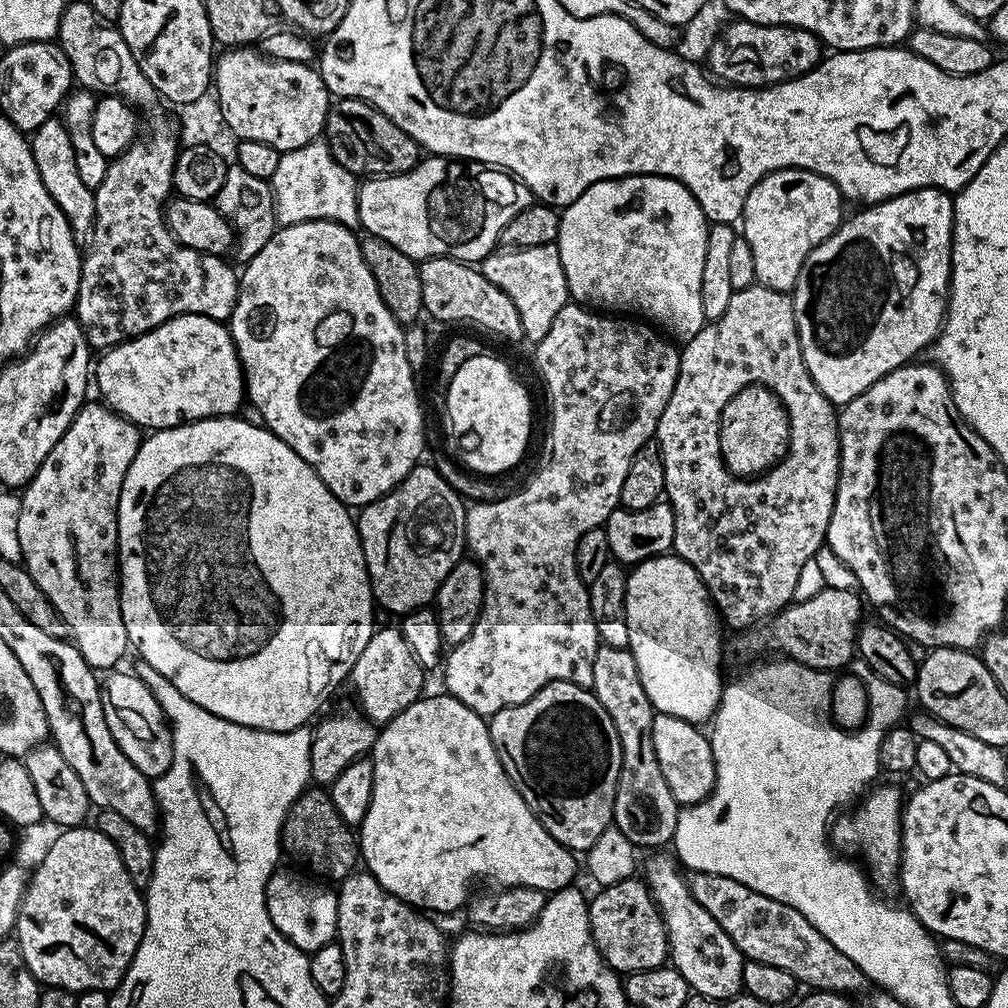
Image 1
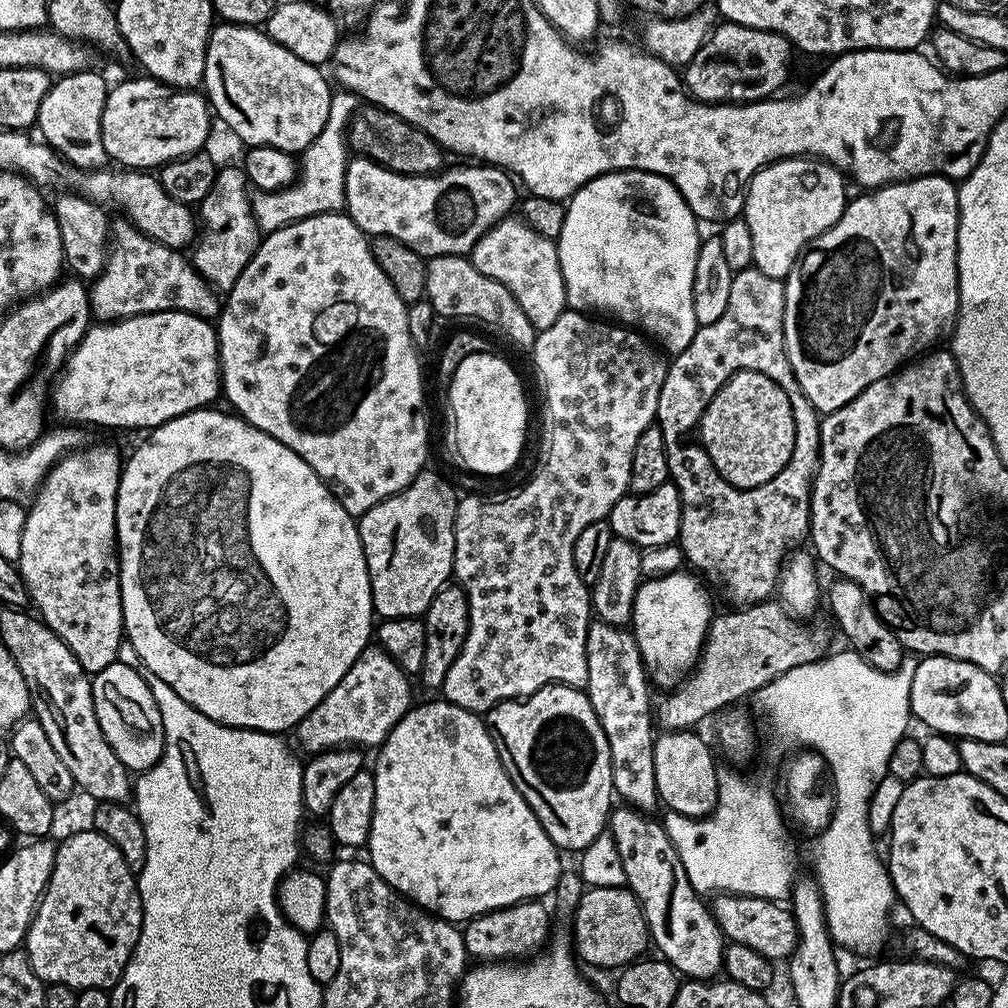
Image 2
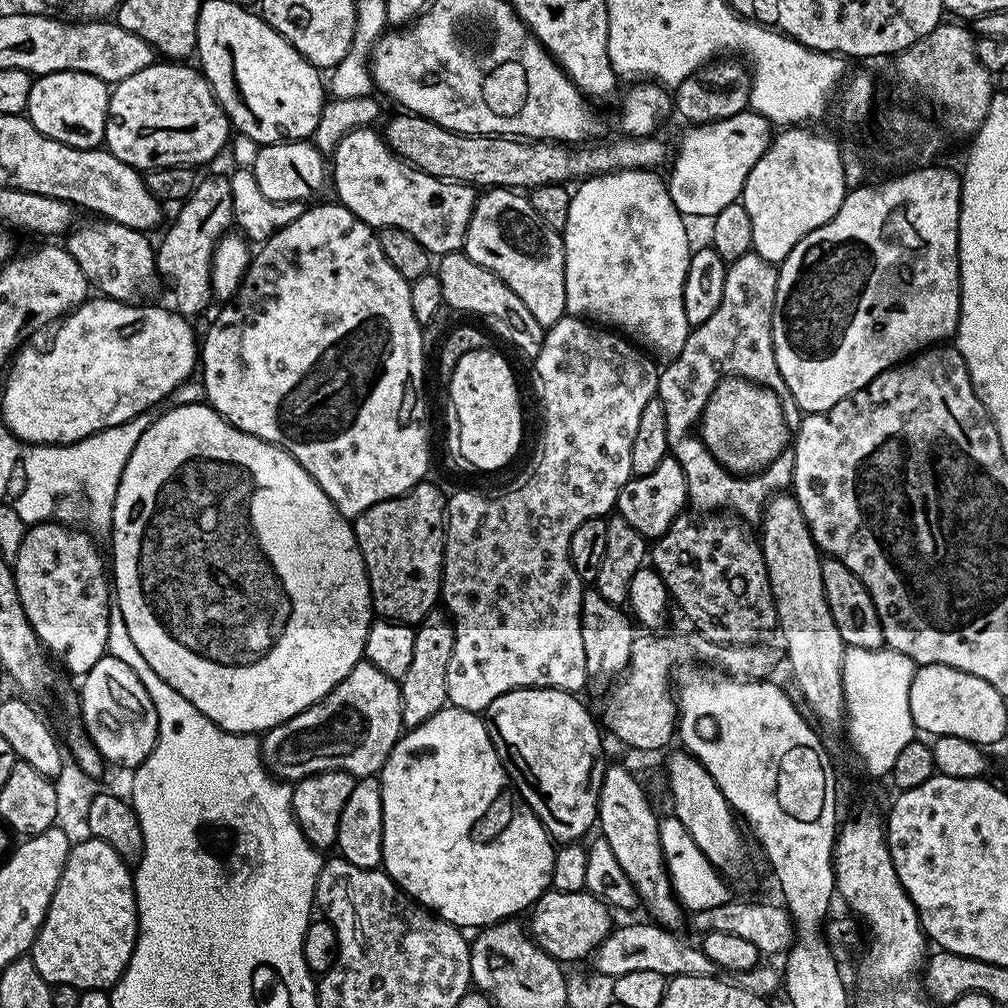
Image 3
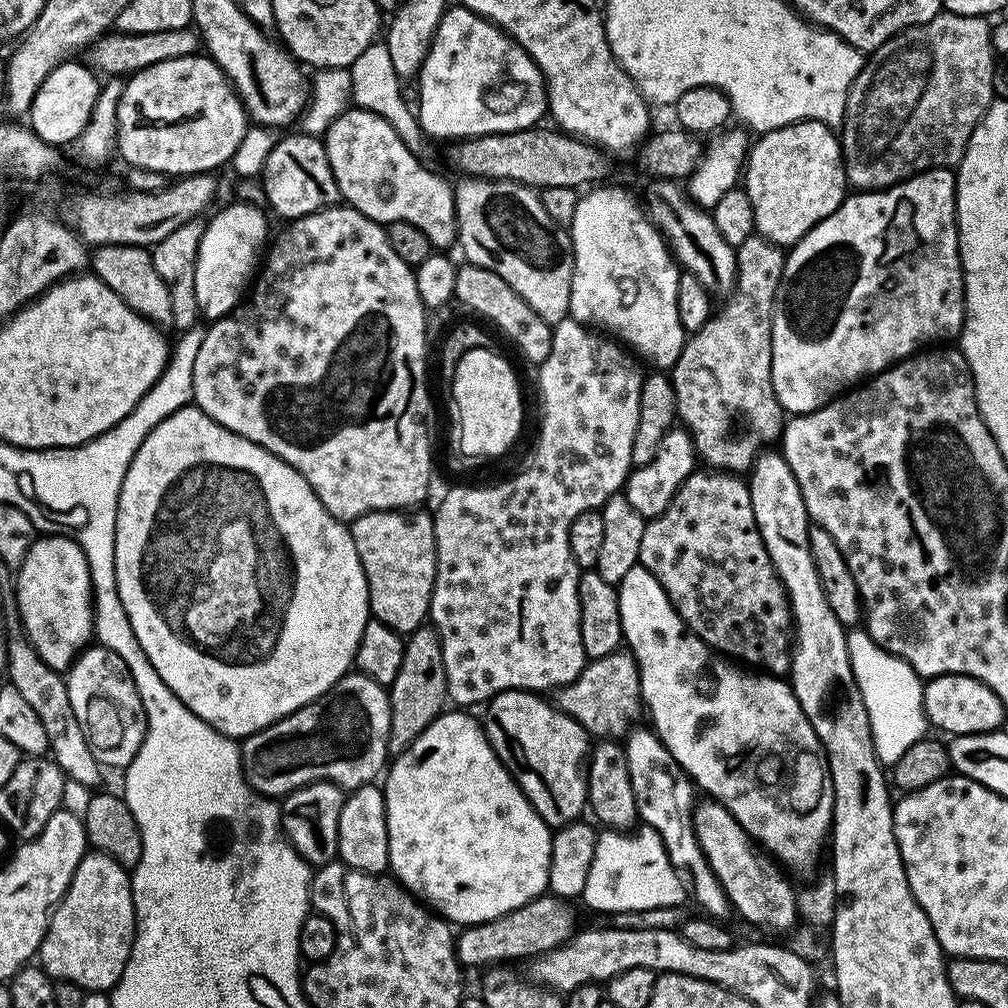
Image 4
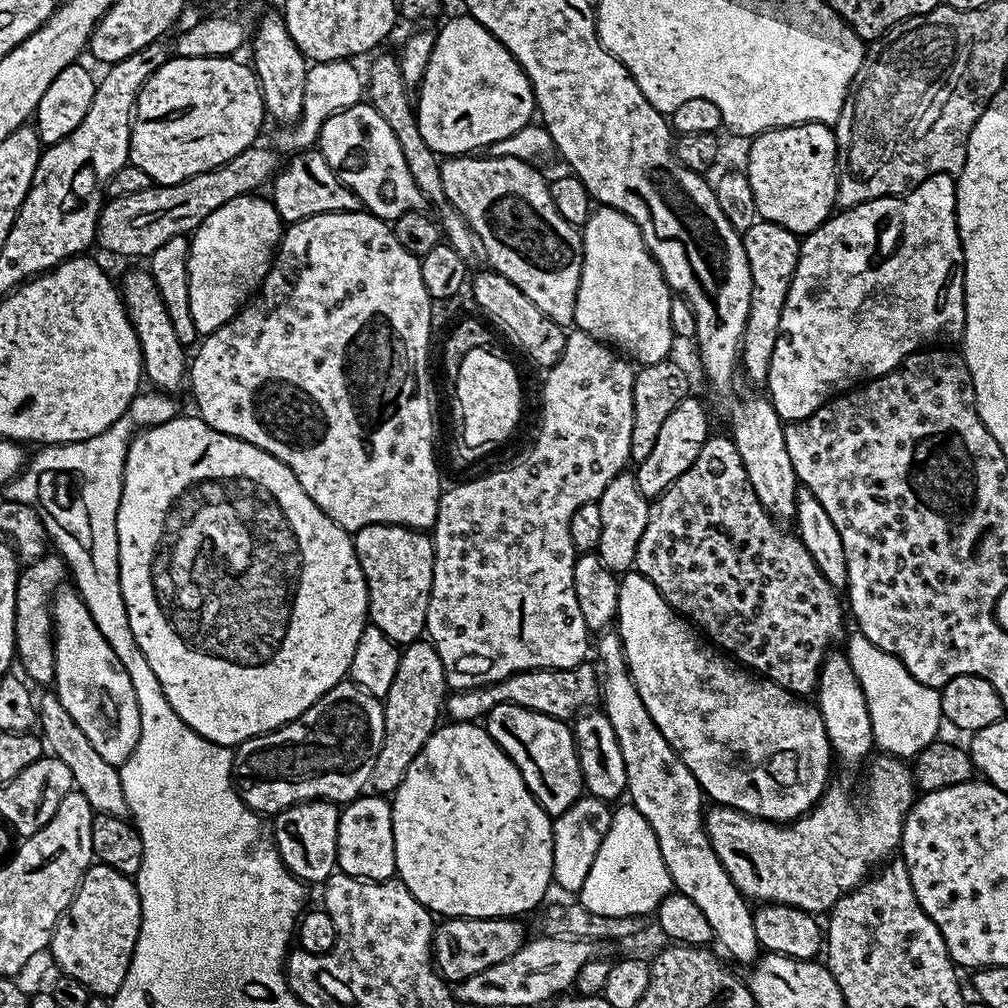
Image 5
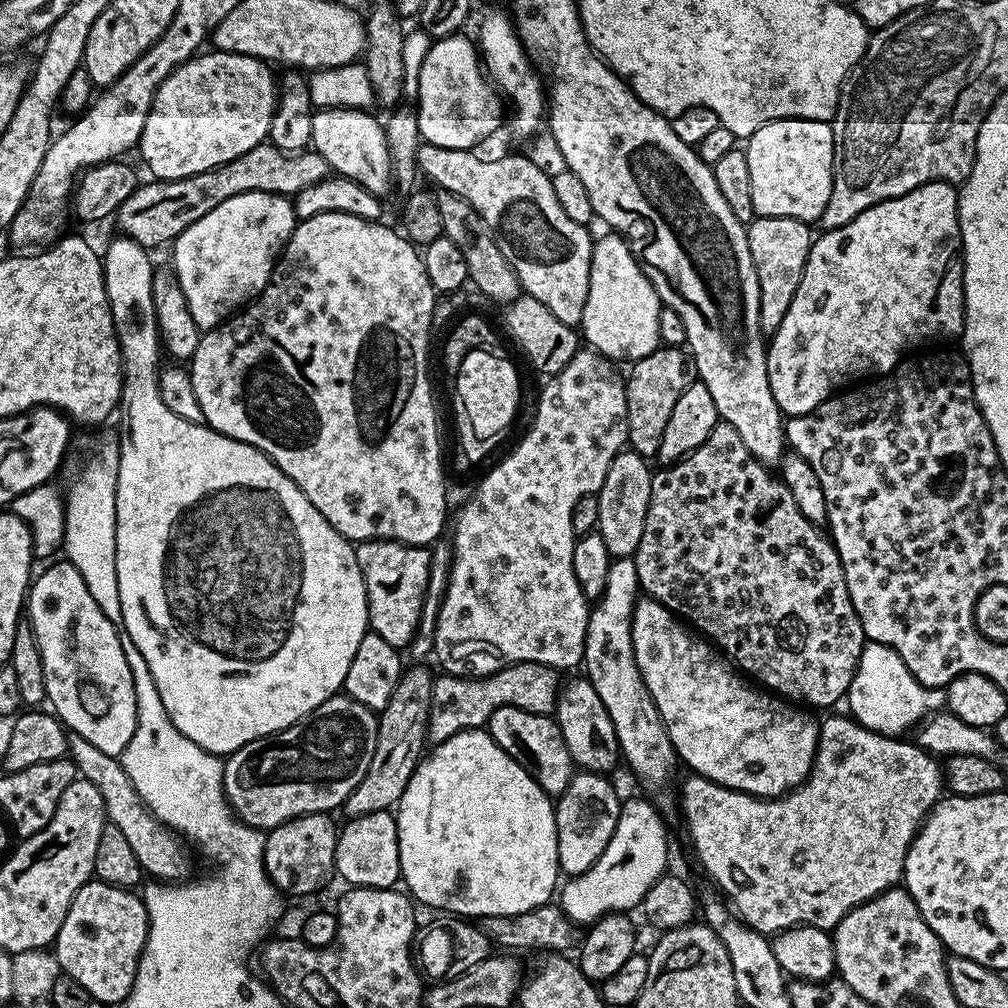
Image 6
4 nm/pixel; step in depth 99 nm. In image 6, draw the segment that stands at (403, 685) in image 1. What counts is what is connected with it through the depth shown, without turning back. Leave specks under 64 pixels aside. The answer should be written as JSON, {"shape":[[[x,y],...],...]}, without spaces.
{"shape":[[[347,694],[332,696],[286,730],[243,744],[227,757],[224,760],[224,796],[243,824],[261,830],[271,830],[288,820],[315,812],[331,813],[331,808],[339,809],[343,805],[354,786],[362,782],[366,770],[370,770],[377,734],[377,713],[362,706],[362,702],[351,700]]]}

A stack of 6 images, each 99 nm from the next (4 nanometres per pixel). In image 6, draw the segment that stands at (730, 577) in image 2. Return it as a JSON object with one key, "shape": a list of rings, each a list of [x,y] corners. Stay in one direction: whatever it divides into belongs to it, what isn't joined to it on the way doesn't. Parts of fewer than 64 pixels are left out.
{"shape":[[[756,216],[747,225],[750,258],[758,274],[760,329],[764,331],[765,337],[771,338],[778,326],[782,326],[782,318],[786,318],[786,310],[790,310],[794,294],[798,294],[798,282],[802,282],[802,274],[814,239],[814,232],[808,228],[811,227],[803,220],[781,216]]]}

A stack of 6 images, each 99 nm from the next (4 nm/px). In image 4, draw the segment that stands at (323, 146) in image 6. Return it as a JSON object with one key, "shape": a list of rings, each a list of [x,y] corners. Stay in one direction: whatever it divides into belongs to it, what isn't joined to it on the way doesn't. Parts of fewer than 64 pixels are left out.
{"shape":[[[352,106],[333,121],[322,139],[340,195],[351,207],[384,226],[394,222],[418,226],[430,238],[433,249],[448,250],[457,243],[453,185],[423,168],[421,157],[404,145],[390,122],[365,108]]]}

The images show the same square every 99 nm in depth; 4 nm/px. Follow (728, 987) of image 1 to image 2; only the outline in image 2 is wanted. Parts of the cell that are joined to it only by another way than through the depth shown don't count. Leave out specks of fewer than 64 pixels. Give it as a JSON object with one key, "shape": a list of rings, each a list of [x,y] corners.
{"shape":[[[631,806],[613,807],[610,817],[610,831],[614,842],[618,846],[618,858],[622,858],[622,870],[626,886],[636,895],[640,909],[644,911],[644,921],[648,923],[648,934],[654,948],[659,955],[667,960],[681,977],[690,980],[711,981],[721,975],[724,966],[724,946],[726,937],[716,924],[711,907],[703,904],[701,897],[690,886],[690,878],[682,866],[682,858],[678,858],[678,850],[668,837],[667,827],[656,820],[651,820],[651,815],[637,810]]]}

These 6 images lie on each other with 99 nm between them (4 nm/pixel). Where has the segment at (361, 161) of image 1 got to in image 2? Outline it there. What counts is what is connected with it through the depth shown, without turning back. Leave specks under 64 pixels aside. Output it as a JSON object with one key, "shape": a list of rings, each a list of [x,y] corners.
{"shape":[[[360,106],[356,109],[352,119],[348,121],[347,143],[353,153],[364,156],[392,172],[401,172],[404,176],[431,176],[439,173],[446,164],[445,149],[441,148],[434,138],[427,136],[421,128],[415,128],[410,122],[398,118],[394,113],[375,106]]]}

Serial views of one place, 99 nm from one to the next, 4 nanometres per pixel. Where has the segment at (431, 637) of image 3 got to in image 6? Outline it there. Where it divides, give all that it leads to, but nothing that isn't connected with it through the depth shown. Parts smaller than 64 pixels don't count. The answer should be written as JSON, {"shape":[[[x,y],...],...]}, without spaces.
{"shape":[[[428,666],[412,667],[416,668],[405,667],[401,671],[398,686],[394,686],[394,694],[390,694],[390,702],[379,713],[374,758],[370,758],[370,770],[366,770],[362,782],[358,782],[358,786],[354,786],[354,790],[344,799],[342,812],[345,812],[345,817],[395,809],[406,790],[406,782],[410,782],[425,755],[434,672],[424,668]]]}

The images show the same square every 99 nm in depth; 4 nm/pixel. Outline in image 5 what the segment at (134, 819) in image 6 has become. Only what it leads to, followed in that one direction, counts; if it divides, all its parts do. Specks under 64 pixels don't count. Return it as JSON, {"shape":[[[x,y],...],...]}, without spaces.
{"shape":[[[54,694],[39,697],[38,732],[47,751],[62,762],[66,762],[66,767],[69,768],[72,775],[75,791],[82,793],[86,802],[90,802],[93,813],[101,816],[127,817],[129,815],[119,767],[106,762],[102,758],[102,754],[98,754],[98,750],[94,750],[94,746],[90,746],[90,738],[86,738],[86,734],[82,734],[78,722],[74,722],[74,718],[70,718],[66,706],[62,706],[62,702]]]}

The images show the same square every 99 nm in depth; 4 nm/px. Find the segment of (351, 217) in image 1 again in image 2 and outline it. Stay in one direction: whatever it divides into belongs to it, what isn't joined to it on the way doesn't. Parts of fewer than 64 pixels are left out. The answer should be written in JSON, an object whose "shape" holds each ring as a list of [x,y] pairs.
{"shape":[[[347,89],[335,91],[322,134],[300,154],[297,179],[276,192],[258,190],[251,195],[252,213],[261,231],[269,232],[318,213],[339,212],[346,206],[345,174],[350,159],[347,143],[348,121],[359,106],[360,99],[356,93]]]}

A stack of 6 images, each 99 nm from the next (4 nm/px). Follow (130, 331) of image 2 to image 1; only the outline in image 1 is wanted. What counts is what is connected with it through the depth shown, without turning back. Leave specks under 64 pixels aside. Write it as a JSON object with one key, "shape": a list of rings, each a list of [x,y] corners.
{"shape":[[[198,314],[175,316],[146,334],[123,340],[101,356],[104,357],[94,364],[94,388],[100,391],[99,399],[144,430],[176,428],[181,422],[236,416],[240,403],[246,400],[244,372],[240,369],[231,331],[214,318]]]}

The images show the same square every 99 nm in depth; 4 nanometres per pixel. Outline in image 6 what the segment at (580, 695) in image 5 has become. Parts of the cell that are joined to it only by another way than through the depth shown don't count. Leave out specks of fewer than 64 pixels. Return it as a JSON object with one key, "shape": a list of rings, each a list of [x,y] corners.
{"shape":[[[538,662],[508,664],[502,670],[492,672],[488,676],[437,675],[432,682],[432,697],[430,698],[432,708],[428,712],[427,739],[433,745],[437,745],[459,732],[483,729],[487,725],[488,719],[494,714],[494,710],[499,708],[521,708],[530,714],[552,716],[556,710],[556,696],[560,693],[562,687],[560,676],[561,673],[557,669]]]}

